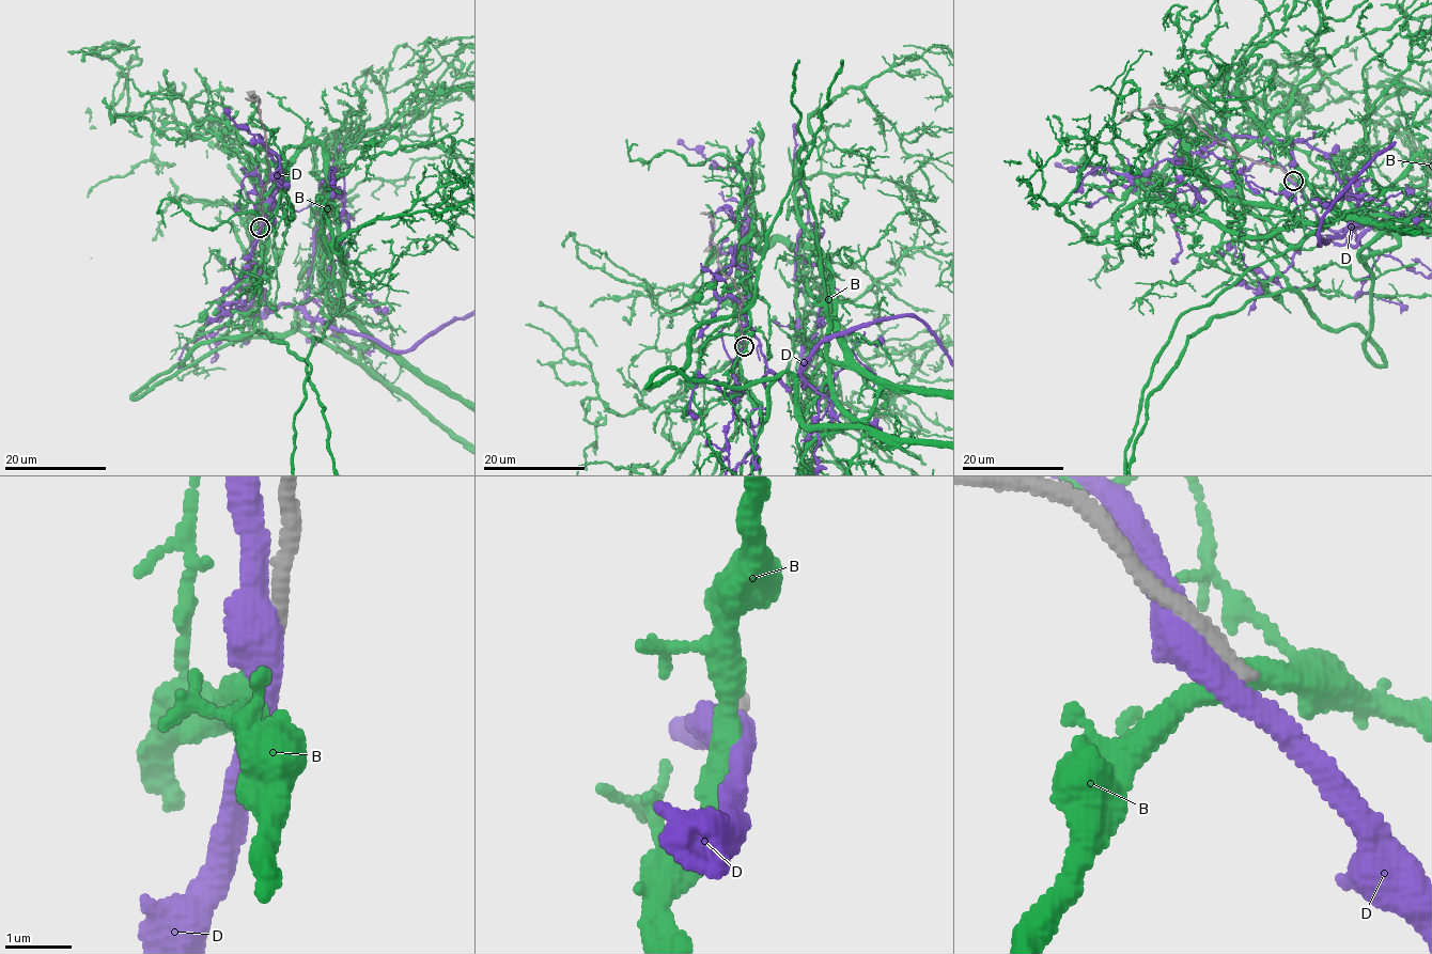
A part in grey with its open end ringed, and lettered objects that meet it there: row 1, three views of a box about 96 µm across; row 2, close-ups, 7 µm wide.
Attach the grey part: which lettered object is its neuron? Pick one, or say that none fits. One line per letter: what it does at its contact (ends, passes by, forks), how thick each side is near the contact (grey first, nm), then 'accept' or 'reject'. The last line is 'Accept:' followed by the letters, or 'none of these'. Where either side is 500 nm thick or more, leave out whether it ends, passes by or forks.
B: it passes by | 260/400 nm | reject
D: 320/500 nm | reject
Accept: none of these

